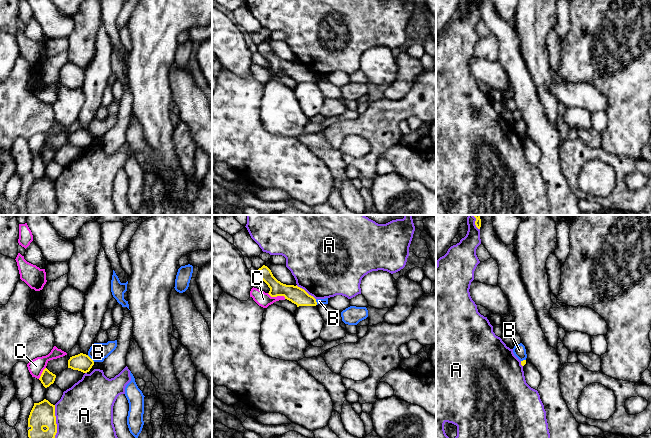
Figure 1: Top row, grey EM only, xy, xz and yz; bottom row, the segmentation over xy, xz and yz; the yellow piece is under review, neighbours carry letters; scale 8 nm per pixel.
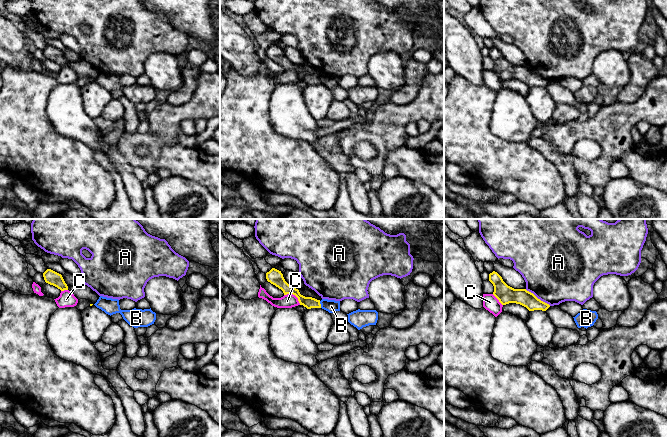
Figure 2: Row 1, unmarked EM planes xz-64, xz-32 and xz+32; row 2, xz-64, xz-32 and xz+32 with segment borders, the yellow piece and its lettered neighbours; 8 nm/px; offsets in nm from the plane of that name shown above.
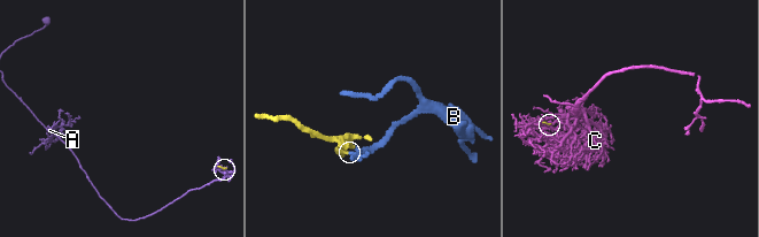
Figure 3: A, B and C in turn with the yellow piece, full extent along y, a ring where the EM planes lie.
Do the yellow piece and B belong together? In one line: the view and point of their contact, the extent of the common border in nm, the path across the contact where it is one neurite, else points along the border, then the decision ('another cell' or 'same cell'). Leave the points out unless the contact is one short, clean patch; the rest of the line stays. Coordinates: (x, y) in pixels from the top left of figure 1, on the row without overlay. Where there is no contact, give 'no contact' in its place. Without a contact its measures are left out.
meets yellow in xy at (90, 134); contact 80 nm long; border along xy (87, 131), (94, 137); another cell

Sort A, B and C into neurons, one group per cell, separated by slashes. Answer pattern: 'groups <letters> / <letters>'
groups A / B / C

